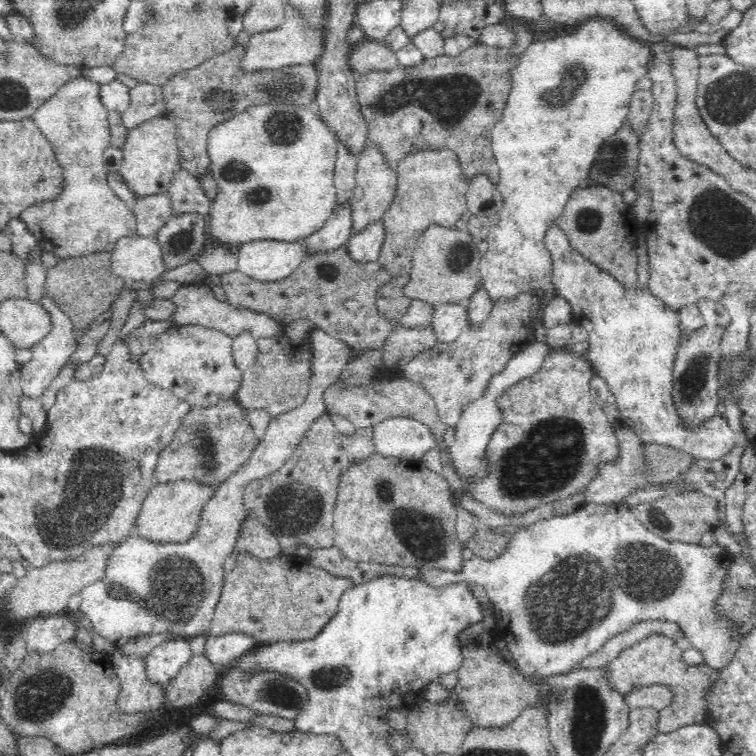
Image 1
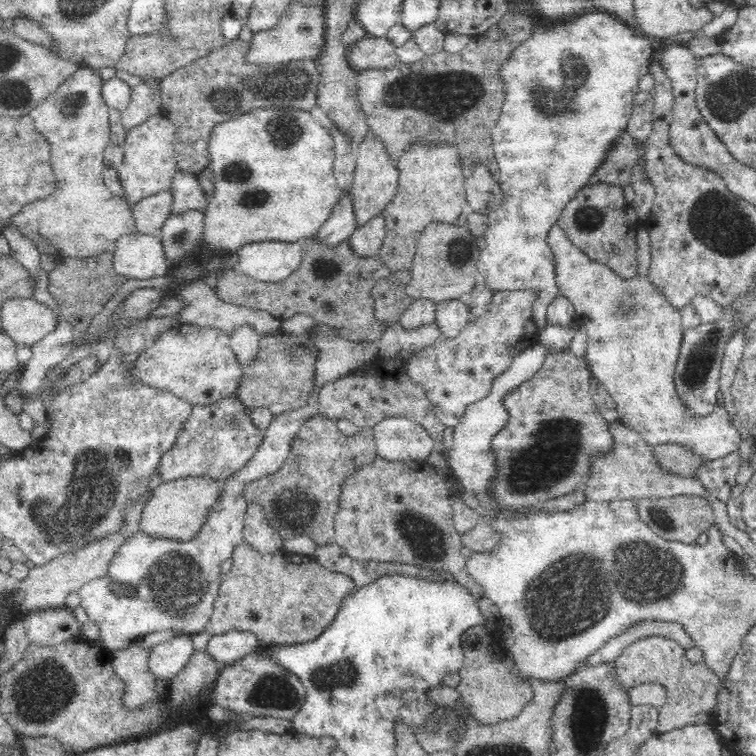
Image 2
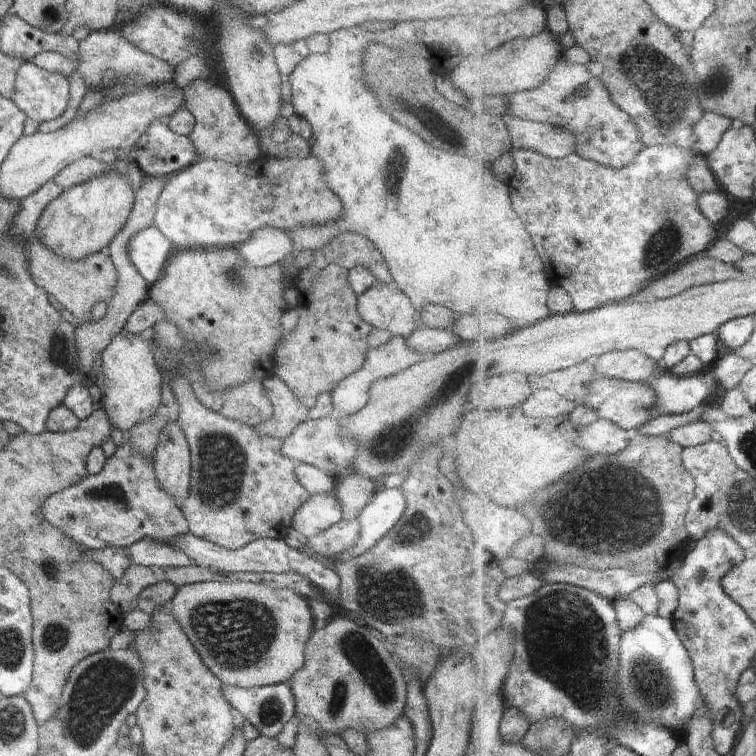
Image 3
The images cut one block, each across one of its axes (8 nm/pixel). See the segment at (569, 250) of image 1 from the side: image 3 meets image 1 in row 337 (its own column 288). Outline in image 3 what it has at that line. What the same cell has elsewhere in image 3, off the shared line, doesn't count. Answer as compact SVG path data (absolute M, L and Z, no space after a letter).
M204 581L180 586L169 610L210 672L222 684L240 688L289 684L292 676L305 665L305 649L316 621L308 600L295 590L245 581Z

